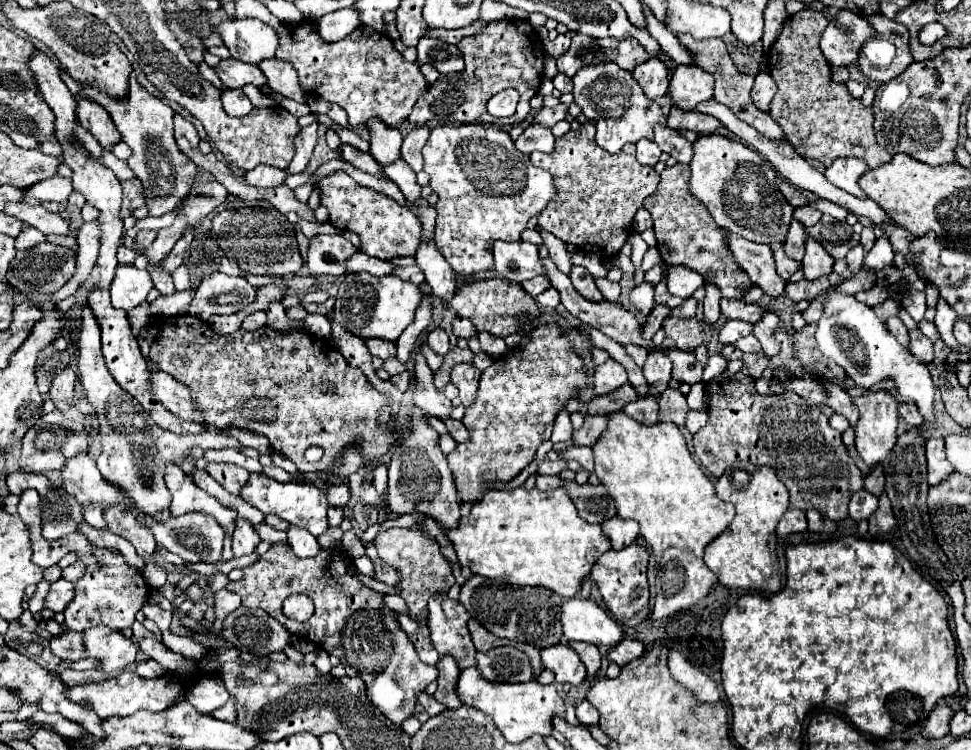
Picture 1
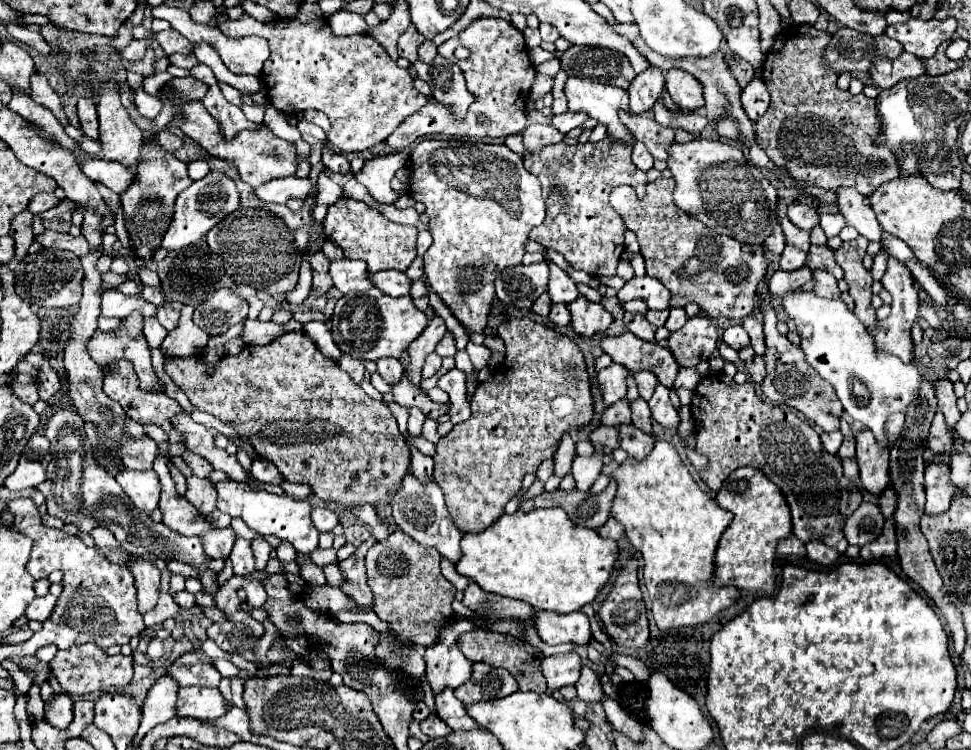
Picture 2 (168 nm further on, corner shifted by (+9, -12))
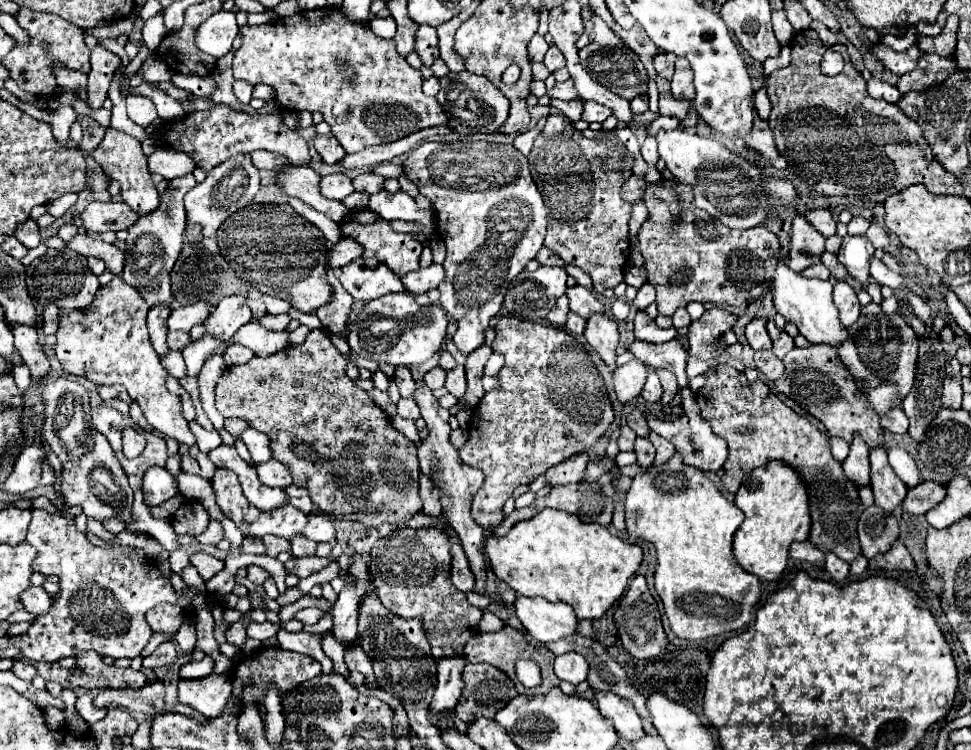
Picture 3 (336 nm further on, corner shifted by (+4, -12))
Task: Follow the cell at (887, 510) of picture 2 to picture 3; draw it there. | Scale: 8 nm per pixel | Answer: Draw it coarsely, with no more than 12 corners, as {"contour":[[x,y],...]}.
{"contour":[[938,482],[908,488],[900,504],[908,514],[924,514],[944,498]]}

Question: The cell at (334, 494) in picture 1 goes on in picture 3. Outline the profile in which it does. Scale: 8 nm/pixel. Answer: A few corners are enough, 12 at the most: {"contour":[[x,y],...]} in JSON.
{"contour":[[308,514],[306,538],[334,542],[336,530],[326,514]]}

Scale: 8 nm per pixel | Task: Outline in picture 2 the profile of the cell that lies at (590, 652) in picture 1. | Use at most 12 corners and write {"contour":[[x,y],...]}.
{"contour":[[583,666],[575,684],[583,702],[601,702],[605,692],[599,676]]}

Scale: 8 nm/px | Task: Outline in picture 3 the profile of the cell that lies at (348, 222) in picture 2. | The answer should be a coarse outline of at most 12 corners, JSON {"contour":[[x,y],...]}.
{"contour":[[352,210],[342,236],[396,276],[420,268],[422,242],[376,212]]}

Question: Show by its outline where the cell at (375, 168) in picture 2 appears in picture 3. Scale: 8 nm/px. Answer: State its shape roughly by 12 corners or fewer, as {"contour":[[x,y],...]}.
{"contour":[[380,190],[368,208],[386,220],[434,224],[404,190]]}

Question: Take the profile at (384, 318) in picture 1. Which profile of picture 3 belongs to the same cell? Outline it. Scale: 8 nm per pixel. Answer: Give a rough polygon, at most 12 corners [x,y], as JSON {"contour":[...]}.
{"contour":[[410,292],[366,302],[348,324],[352,354],[426,362],[446,336],[440,306]]}

